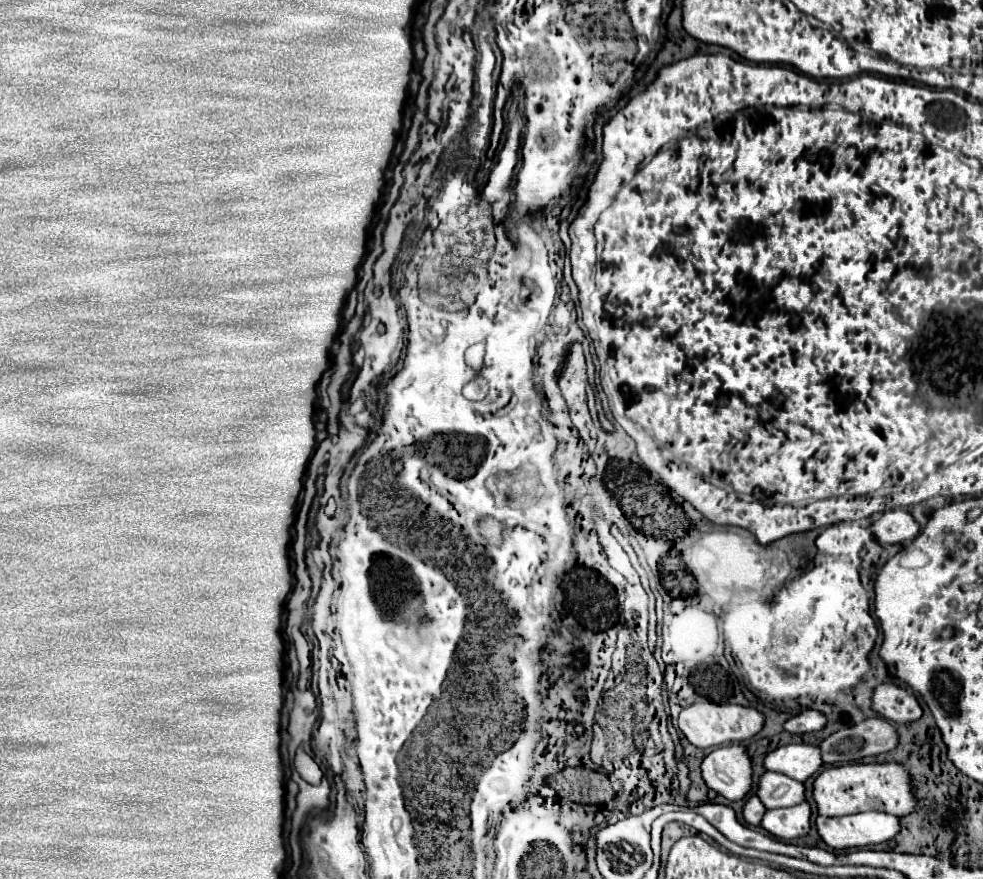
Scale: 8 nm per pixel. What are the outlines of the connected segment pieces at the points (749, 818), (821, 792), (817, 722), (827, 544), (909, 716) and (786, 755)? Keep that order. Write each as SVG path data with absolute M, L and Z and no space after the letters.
M753 795L753 797L749 797L747 803L743 805L743 819L745 819L749 825L757 827L757 825L759 825L759 819L763 817L763 811L765 811L763 803L759 803L759 799L755 799L755 795Z
M849 763L825 769L813 781L813 801L817 805L817 813L825 817L843 817L861 811L883 811L901 817L911 813L915 807L909 775L901 763Z
M805 709L799 715L793 715L791 719L787 719L783 723L783 729L787 733L811 733L811 731L819 731L825 727L825 715L821 715L819 711L813 709Z
M839 523L833 527L827 527L817 537L817 549L825 555L847 555L853 549L863 549L867 543L867 529L855 525L855 523Z
M893 683L873 689L871 709L891 723L913 723L923 715L915 695Z
M783 745L763 759L765 771L783 773L795 781L805 781L821 767L821 755L815 745Z

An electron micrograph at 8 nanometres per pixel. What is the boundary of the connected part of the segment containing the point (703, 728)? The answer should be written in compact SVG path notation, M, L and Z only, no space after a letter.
M711 701L689 705L687 709L683 709L679 713L679 729L685 733L687 741L693 743L699 749L747 741L761 731L763 721L765 721L763 713L759 713L753 707L741 707L741 705L729 705L729 703L717 705L717 703L711 703Z

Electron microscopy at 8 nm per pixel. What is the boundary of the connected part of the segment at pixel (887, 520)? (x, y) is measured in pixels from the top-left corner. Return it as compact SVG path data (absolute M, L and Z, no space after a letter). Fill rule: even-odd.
M893 509L893 511L883 513L879 521L871 525L869 531L871 531L871 537L879 541L881 545L887 545L887 543L895 545L895 543L915 539L915 535L919 533L919 523L913 519L911 513ZM881 539L895 539L895 541L881 541Z

